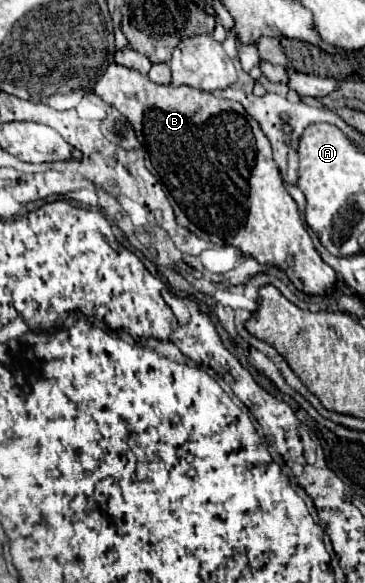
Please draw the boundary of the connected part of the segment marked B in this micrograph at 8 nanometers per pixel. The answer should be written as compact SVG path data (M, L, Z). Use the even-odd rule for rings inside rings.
M110 62L104 76L94 86L94 94L110 106L118 108L132 124L138 142L142 142L146 156L152 164L152 174L160 180L170 198L176 220L202 240L214 244L228 244L244 250L260 264L284 270L288 280L304 294L330 296L344 282L338 272L330 268L316 252L306 224L298 212L296 202L286 192L280 170L272 158L272 148L260 126L246 114L240 102L216 98L210 92L200 92L190 86L160 86L148 76L136 74L126 66Z

